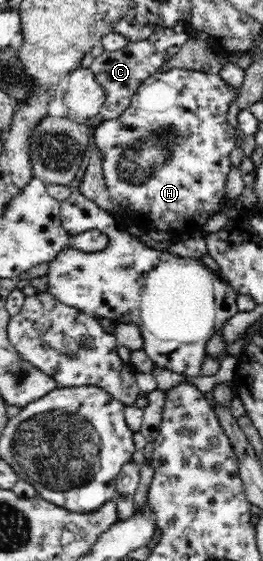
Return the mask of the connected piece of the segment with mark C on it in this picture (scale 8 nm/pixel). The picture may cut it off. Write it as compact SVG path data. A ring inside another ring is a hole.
M184 23L163 28L159 32L153 32L147 40L128 41L121 50L115 52L104 51L95 57L90 69L95 75L95 81L105 89L106 99L101 107L100 114L104 120L111 120L121 116L121 113L129 106L132 96L137 92L139 86L149 76L157 74L163 63L168 59L167 48L181 46L190 39Z

